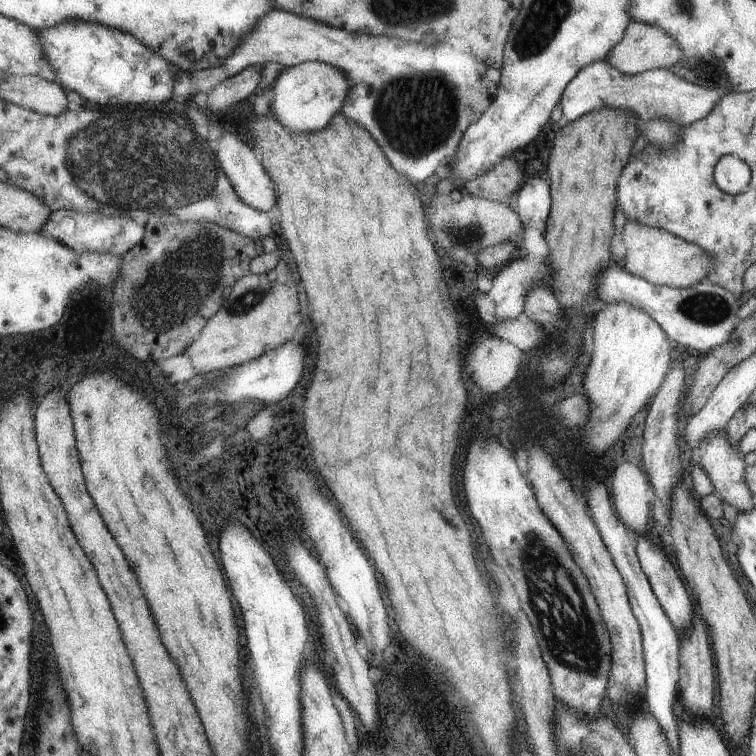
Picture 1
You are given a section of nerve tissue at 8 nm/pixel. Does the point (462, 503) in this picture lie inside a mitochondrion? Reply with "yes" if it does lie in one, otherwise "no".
no

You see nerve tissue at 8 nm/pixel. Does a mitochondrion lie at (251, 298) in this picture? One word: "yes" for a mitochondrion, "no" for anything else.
yes

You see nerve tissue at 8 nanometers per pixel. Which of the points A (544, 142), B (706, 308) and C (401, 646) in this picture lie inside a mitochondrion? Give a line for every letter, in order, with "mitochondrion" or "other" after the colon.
A: other
B: mitochondrion
C: other

